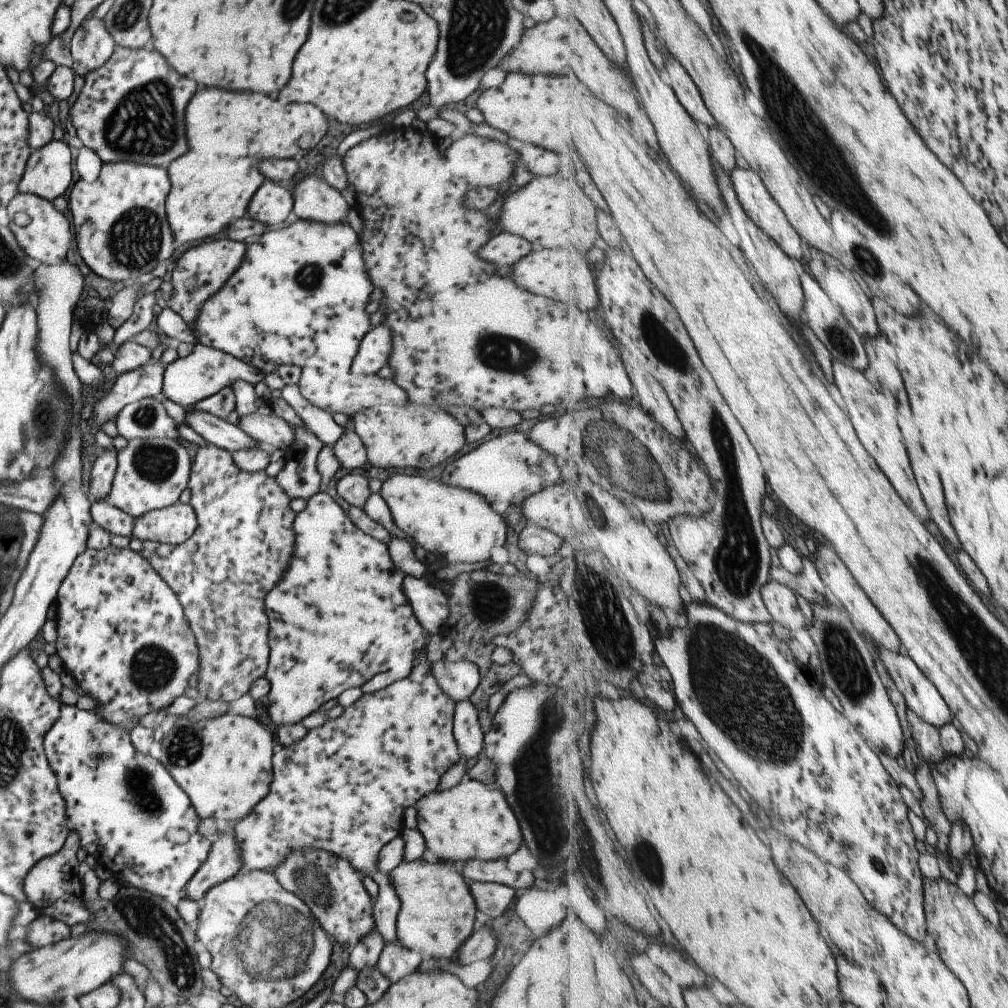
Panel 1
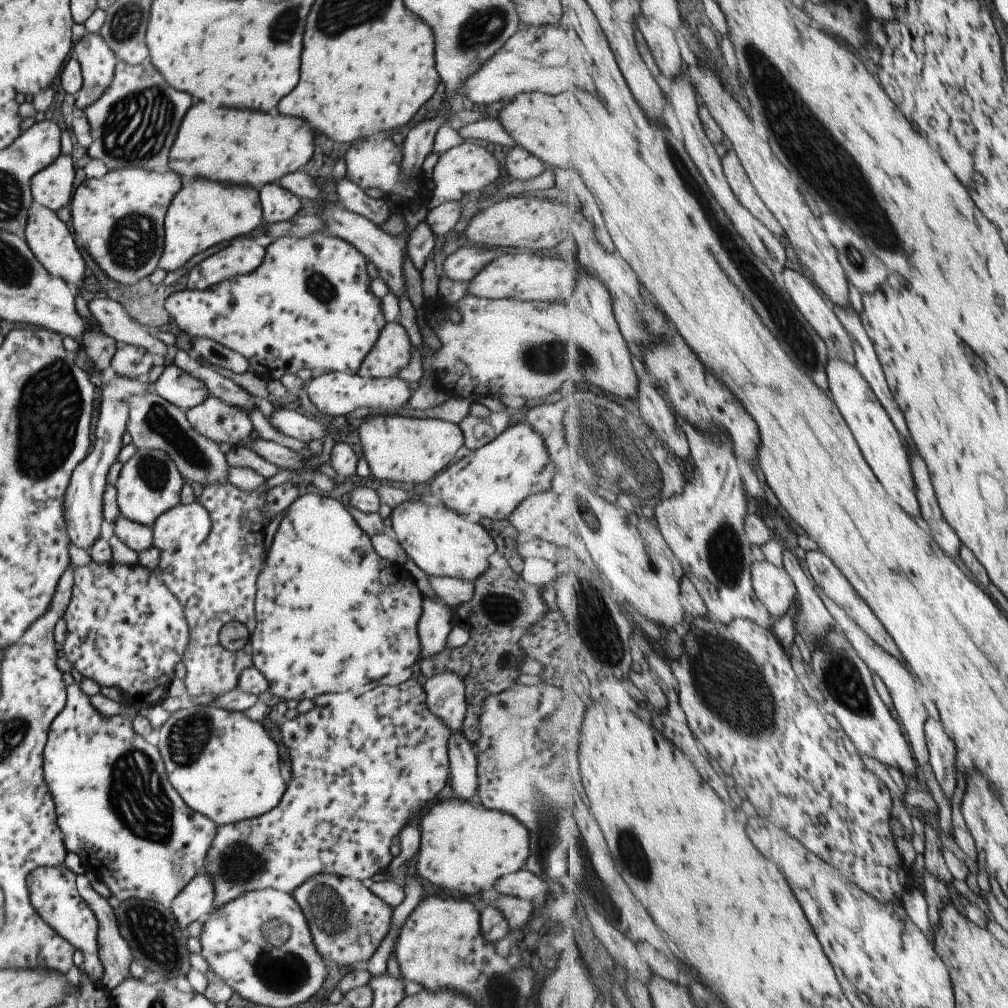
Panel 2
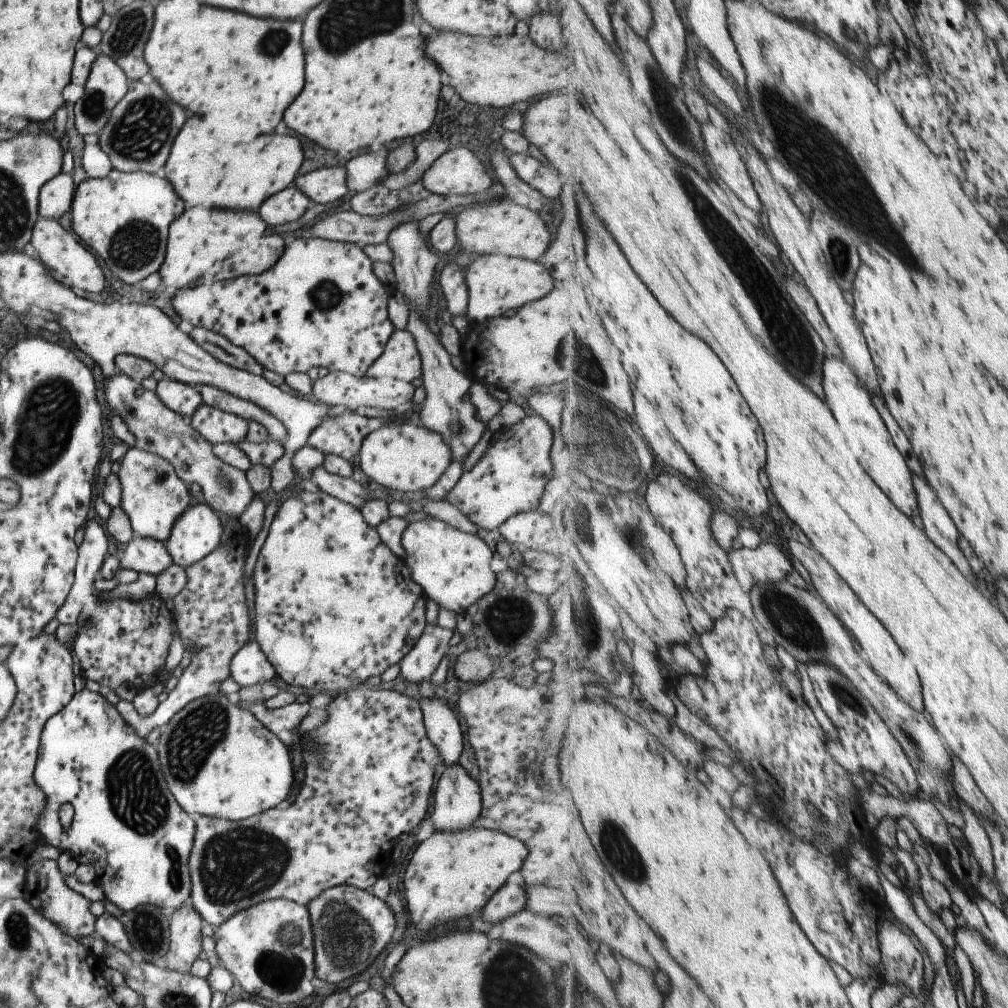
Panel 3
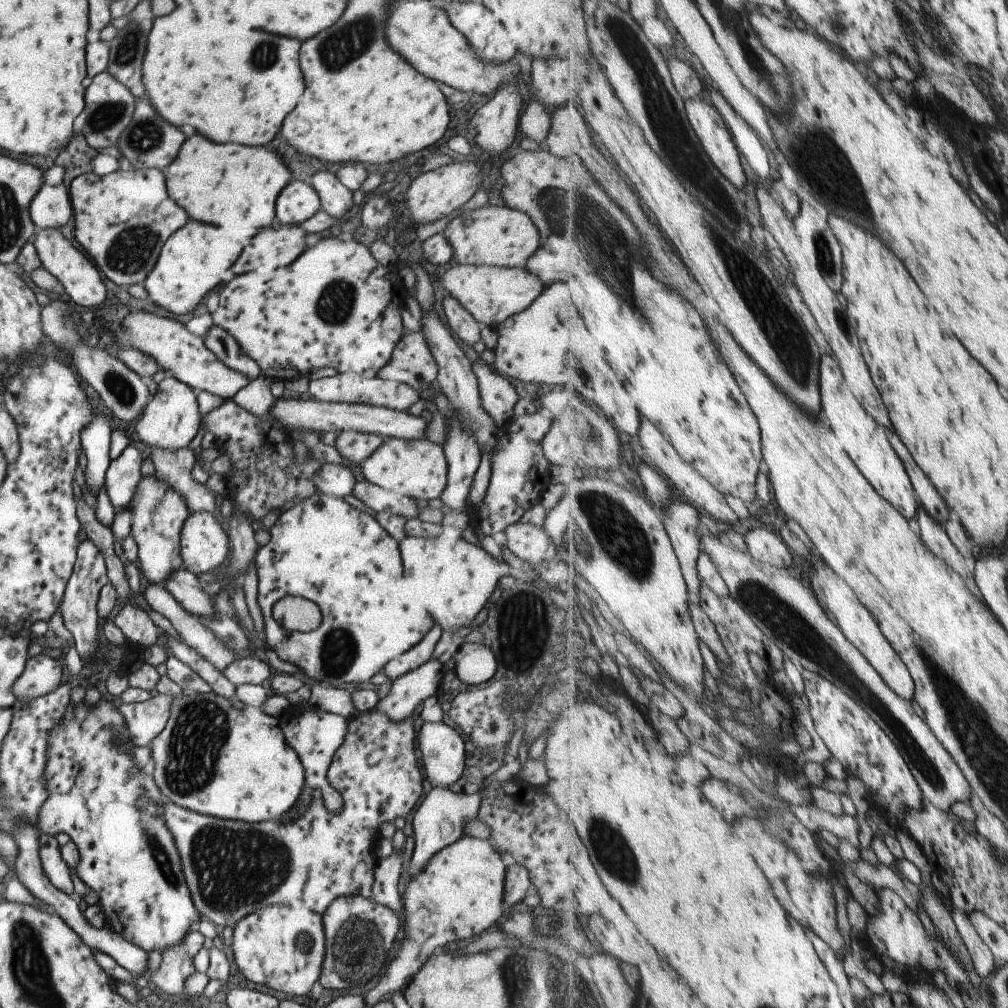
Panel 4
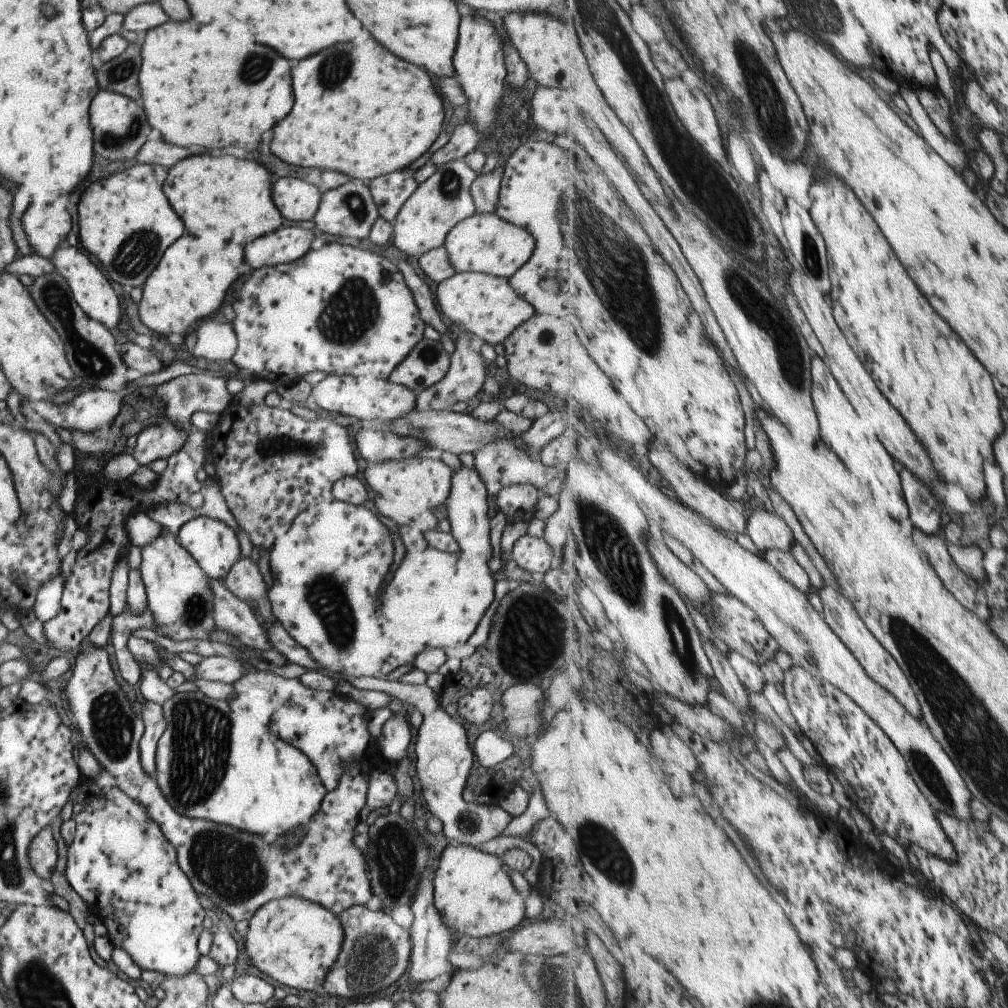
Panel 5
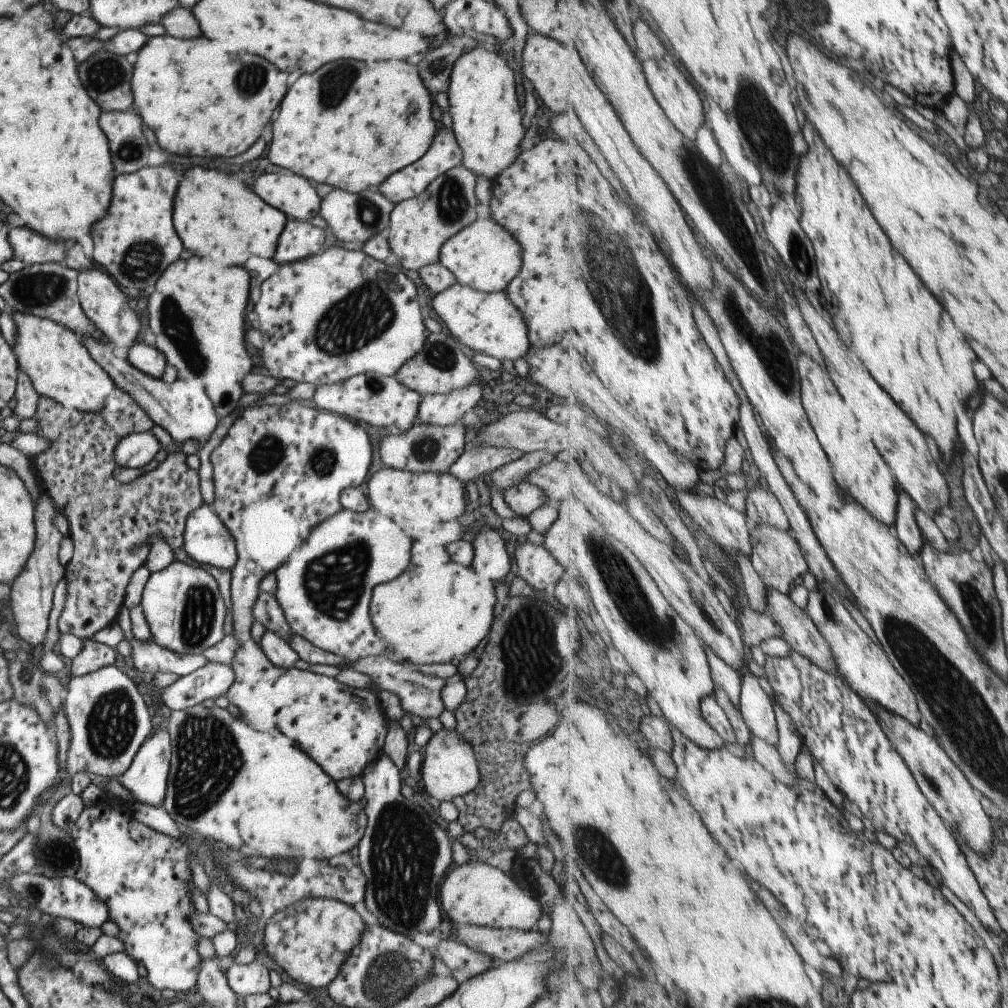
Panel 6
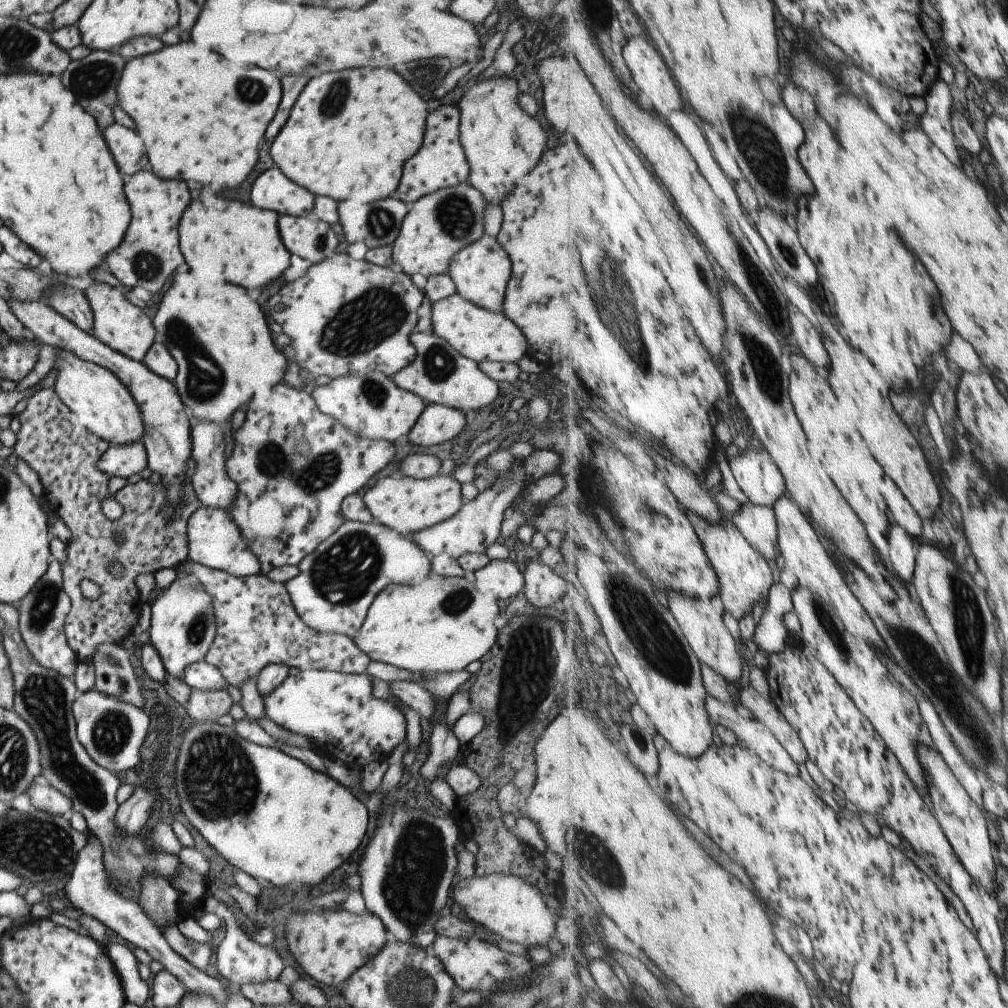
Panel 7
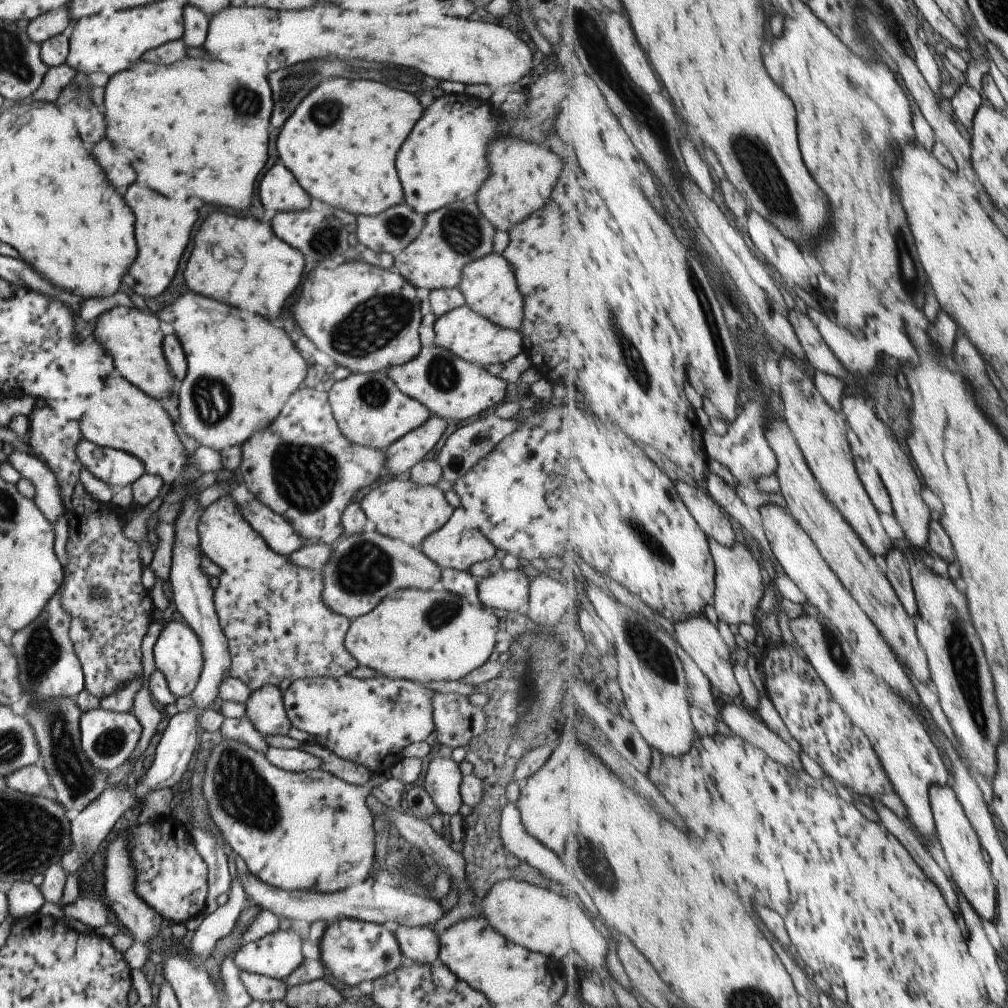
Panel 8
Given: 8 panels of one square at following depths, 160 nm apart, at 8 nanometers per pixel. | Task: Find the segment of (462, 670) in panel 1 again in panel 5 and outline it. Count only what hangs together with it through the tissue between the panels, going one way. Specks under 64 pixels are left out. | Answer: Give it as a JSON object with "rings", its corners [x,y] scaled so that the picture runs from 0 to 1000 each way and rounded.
{"rings":[[[328,668],[325,671],[342,675],[354,684],[380,687],[403,694],[404,698],[409,698],[419,708],[419,717],[414,722],[414,732],[410,738],[412,766],[418,778],[420,794],[429,810],[438,815],[438,826],[443,833],[473,841],[477,835],[483,835],[501,823],[508,813],[505,807],[495,801],[476,800],[458,793],[458,784],[469,758],[470,747],[463,736],[463,728],[461,729],[457,716],[439,706],[432,687],[421,679],[403,680],[392,675],[383,676],[381,673],[344,673]]]}

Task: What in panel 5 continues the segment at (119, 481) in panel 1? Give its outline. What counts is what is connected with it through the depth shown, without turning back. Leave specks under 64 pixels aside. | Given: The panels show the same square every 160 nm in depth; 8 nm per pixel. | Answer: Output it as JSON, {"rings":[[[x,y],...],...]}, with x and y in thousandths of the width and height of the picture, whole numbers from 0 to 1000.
{"rings":[[[160,522],[159,529],[146,540],[139,542],[138,569],[143,579],[145,601],[153,611],[153,620],[162,631],[170,635],[186,635],[187,633],[205,634],[208,625],[213,624],[210,614],[210,589],[206,582],[207,573],[201,569],[197,561],[188,550],[176,540],[164,523]]]}

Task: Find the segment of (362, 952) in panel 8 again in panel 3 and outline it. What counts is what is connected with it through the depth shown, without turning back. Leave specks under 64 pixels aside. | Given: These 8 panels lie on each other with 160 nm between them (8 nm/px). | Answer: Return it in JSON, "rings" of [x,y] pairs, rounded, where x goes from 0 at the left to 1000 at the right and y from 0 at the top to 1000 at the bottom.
{"rings":[[[281,890],[256,895],[225,910],[212,922],[210,930],[216,954],[229,965],[231,972],[243,984],[277,996],[295,997],[312,983],[312,978],[309,977],[309,970],[312,968],[310,923],[305,902],[301,898]]]}

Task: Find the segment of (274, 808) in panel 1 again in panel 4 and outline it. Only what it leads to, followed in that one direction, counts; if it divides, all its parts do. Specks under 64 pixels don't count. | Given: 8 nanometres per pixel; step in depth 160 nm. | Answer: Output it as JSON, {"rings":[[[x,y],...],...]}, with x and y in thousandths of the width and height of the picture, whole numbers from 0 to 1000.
{"rings":[[[374,698],[369,703],[356,705],[353,709],[342,714],[342,730],[330,747],[325,767],[327,779],[339,792],[339,803],[332,809],[327,809],[320,802],[319,788],[318,785],[314,783],[310,784],[309,794],[307,794],[307,800],[303,802],[303,805],[287,815],[264,813],[255,815],[255,817],[244,816],[194,807],[193,805],[180,802],[166,794],[163,794],[161,797],[163,800],[163,816],[166,818],[168,825],[172,828],[176,845],[179,849],[180,865],[183,869],[183,875],[188,883],[191,899],[199,911],[208,913],[215,922],[221,922],[223,919],[231,921],[231,918],[236,913],[239,913],[239,911],[250,906],[252,903],[265,898],[285,898],[290,901],[308,901],[312,906],[317,908],[333,889],[354,888],[364,891],[368,886],[370,862],[377,849],[374,843],[374,838],[376,838],[377,833],[375,825],[376,819],[382,817],[382,815],[389,816],[392,812],[401,812],[405,806],[408,806],[408,802],[414,798],[414,794],[416,794],[416,790],[418,790],[418,784],[420,784],[420,780],[418,779],[418,766],[416,766],[416,762],[414,762],[414,752],[412,752],[412,726],[410,725],[410,717],[407,710],[397,715],[386,714],[383,708],[379,707],[374,702]]]}

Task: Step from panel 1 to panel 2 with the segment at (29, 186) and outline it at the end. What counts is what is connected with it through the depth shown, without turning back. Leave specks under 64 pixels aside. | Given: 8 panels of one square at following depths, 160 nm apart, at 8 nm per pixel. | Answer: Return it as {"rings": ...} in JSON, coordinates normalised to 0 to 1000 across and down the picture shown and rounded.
{"rings":[[[59,153],[52,162],[39,168],[30,177],[28,182],[33,200],[47,205],[55,211],[71,195],[72,174],[70,156]]]}

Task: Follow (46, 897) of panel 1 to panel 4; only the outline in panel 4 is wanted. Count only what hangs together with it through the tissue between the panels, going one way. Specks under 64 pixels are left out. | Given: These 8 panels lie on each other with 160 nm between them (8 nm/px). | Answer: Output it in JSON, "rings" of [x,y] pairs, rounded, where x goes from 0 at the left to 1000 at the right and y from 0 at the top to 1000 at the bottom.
{"rings":[[[40,824],[38,829],[38,850],[46,872],[65,888],[73,888],[69,874],[69,863],[60,850],[60,840],[52,824]]]}

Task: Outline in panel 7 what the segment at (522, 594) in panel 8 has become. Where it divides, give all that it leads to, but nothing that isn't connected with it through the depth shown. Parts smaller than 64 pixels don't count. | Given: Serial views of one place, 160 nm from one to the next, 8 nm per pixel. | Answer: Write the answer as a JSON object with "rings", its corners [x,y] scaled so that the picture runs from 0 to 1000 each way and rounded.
{"rings":[[[504,554],[487,555],[480,563],[467,569],[471,569],[471,575],[476,583],[492,596],[509,593],[520,580],[518,568]]]}

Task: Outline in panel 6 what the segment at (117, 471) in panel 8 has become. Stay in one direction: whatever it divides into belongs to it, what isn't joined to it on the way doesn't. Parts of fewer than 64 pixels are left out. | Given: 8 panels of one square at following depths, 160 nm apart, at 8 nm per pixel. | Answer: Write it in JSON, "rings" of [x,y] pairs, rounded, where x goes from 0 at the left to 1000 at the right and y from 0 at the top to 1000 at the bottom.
{"rings":[[[147,426],[139,430],[127,431],[114,443],[112,461],[120,464],[143,463],[150,458],[159,444],[158,438]]]}

